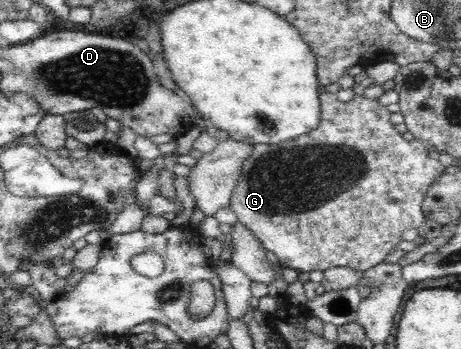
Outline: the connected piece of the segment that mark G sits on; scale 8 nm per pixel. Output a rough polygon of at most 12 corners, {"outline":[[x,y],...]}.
{"outline":[[320,87],[230,209],[282,268],[383,262],[445,167]]}

